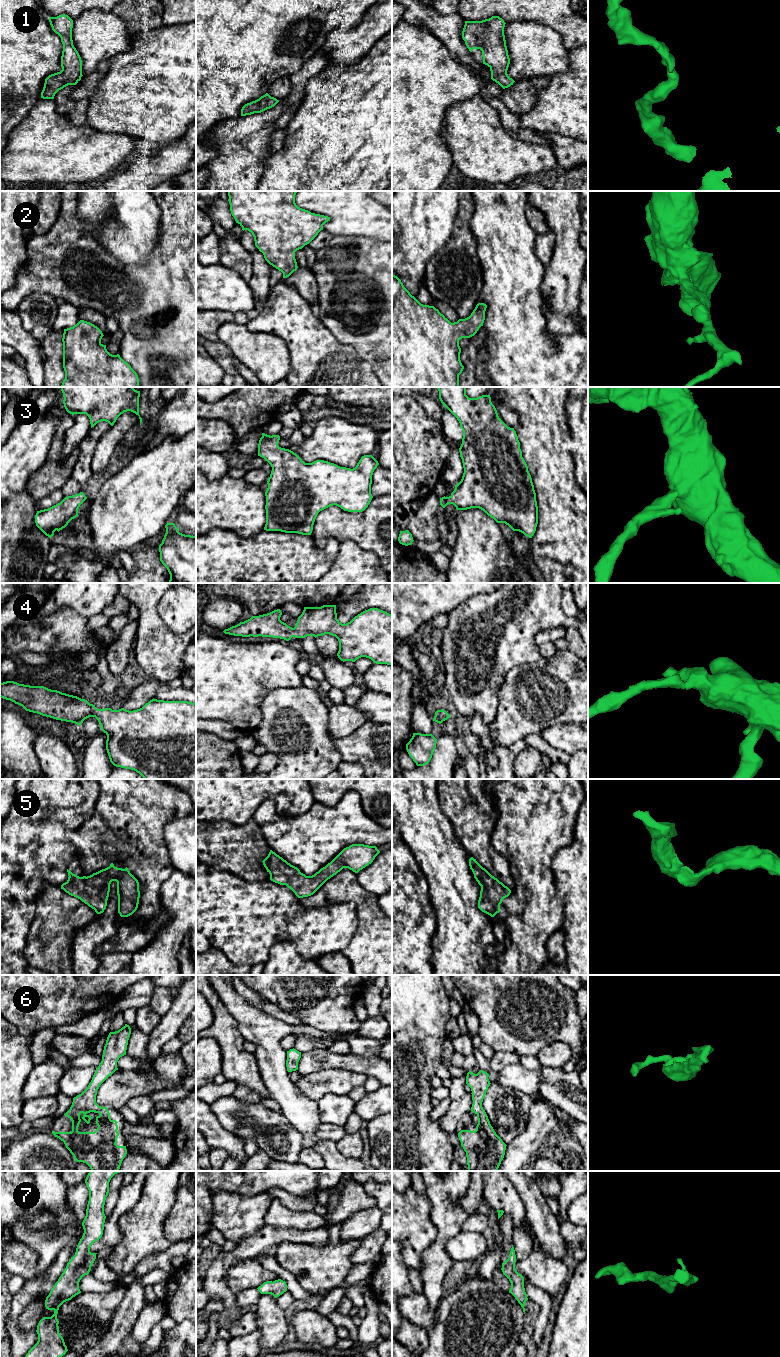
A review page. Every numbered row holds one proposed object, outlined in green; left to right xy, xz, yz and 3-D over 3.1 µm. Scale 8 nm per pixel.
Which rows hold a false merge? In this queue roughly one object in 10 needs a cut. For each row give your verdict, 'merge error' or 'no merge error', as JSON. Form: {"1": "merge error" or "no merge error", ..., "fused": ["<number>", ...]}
{"1": "no merge error", "2": "no merge error", "3": "no merge error", "4": "no merge error", "5": "no merge error", "6": "no merge error", "7": "no merge error", "fused": []}

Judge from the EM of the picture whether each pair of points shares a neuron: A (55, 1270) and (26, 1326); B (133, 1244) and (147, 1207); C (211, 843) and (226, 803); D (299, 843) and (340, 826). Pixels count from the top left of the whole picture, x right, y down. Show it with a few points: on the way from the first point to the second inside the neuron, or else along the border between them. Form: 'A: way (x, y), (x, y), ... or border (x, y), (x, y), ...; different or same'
A: border (45, 1297), (31, 1302), (20, 1315); different
B: way (141, 1235), (141, 1227), (147, 1216); same
C: border (206, 821), (230, 822), (242, 825); different
D: way (309, 840), (330, 829); same

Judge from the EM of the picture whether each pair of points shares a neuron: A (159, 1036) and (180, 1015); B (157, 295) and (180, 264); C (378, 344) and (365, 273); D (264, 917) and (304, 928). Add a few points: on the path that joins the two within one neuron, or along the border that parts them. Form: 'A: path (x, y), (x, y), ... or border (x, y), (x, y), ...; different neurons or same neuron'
A: path (164, 1031), (175, 1020); same neuron
B: path (165, 289), (180, 272); same neuron
C: path (380, 326), (380, 299), (376, 295), (376, 291); same neuron
D: path (274, 917), (280, 917), (294, 923); same neuron

